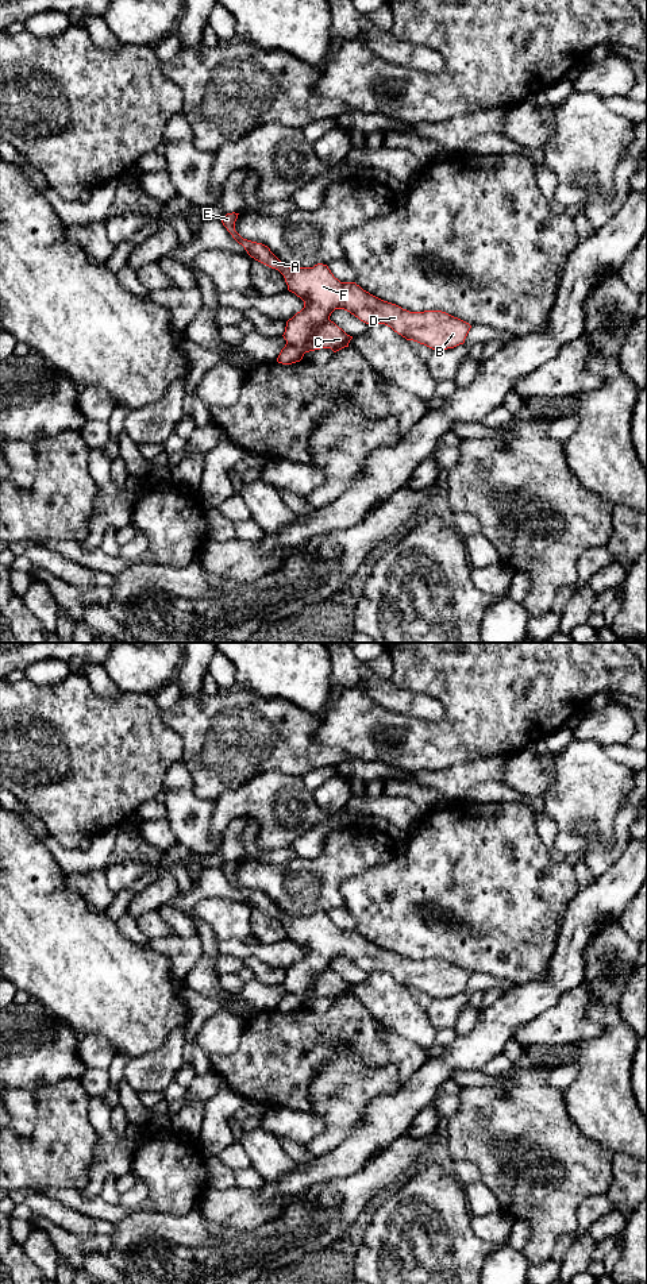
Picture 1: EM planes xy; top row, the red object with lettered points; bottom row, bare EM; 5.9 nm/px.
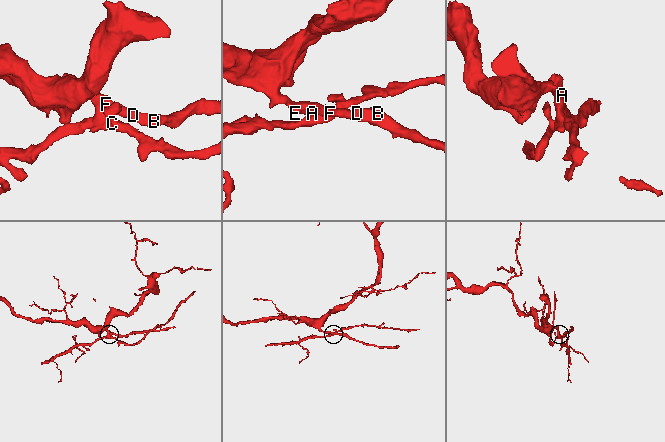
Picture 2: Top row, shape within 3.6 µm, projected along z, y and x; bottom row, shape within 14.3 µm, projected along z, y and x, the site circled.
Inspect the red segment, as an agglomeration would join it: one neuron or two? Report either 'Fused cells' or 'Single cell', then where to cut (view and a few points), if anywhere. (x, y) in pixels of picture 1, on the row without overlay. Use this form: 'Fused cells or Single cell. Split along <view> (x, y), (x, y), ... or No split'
Fused cells. Split along xy (328, 967), (303, 995), (287, 991)

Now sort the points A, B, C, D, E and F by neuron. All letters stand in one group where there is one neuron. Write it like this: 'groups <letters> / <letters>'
groups A B D E F / C

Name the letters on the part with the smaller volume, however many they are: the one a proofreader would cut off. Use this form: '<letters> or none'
C

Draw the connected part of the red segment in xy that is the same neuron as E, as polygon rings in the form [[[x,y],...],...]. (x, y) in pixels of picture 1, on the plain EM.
[[[227,861],[222,871],[255,909],[278,918],[288,938],[304,949],[304,956],[286,969],[284,987],[307,995],[316,978],[335,957],[344,957],[366,972],[385,972],[394,980],[432,998],[454,996],[465,991],[471,973],[442,959],[409,960],[363,938],[355,930],[340,930],[327,913],[289,915],[267,894],[243,887],[235,879],[239,861]]]

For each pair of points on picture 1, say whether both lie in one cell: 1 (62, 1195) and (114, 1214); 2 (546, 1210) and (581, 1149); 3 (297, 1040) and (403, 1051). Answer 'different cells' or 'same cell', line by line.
1: same cell
2: same cell
3: same cell

